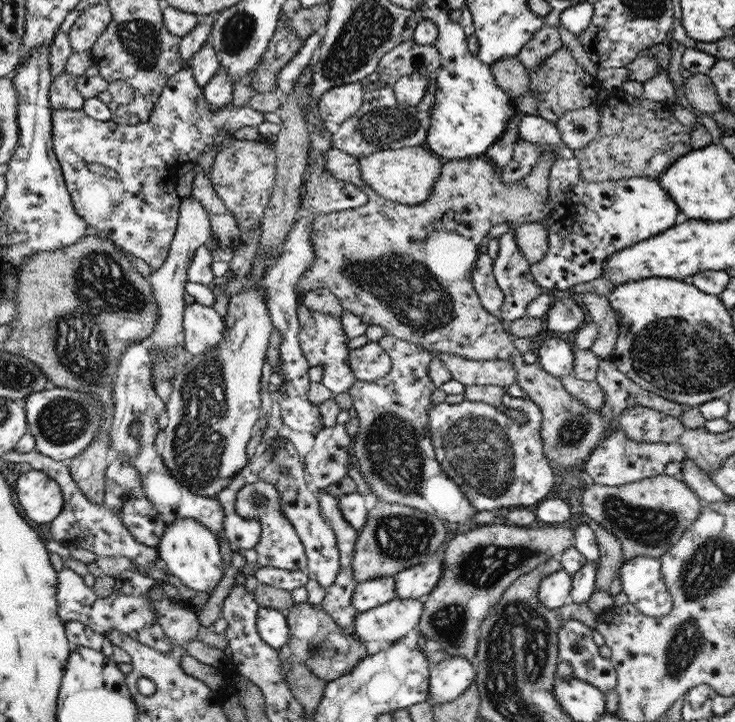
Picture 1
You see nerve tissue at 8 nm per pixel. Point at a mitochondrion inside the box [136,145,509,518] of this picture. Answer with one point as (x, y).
(198, 444)

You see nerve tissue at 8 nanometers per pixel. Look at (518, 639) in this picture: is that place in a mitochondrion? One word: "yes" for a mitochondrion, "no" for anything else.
yes

